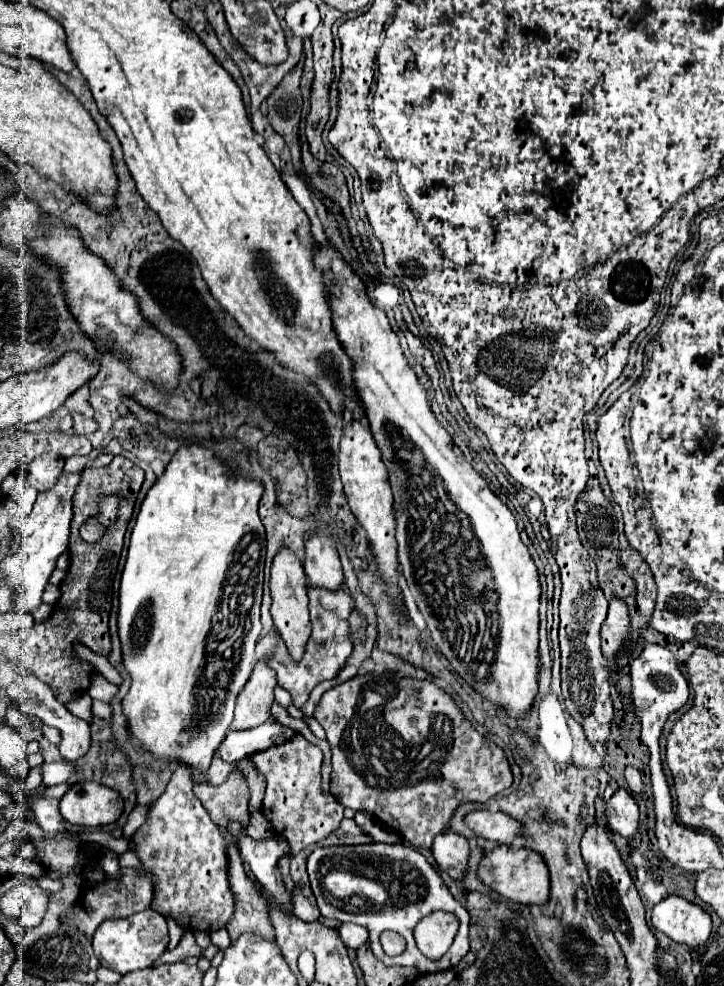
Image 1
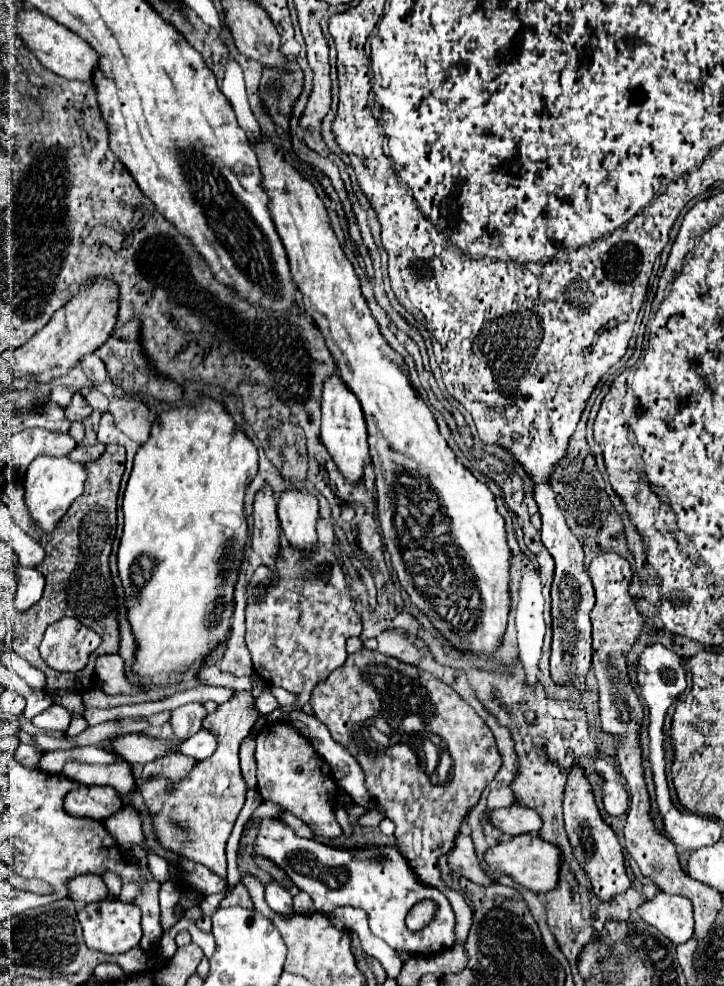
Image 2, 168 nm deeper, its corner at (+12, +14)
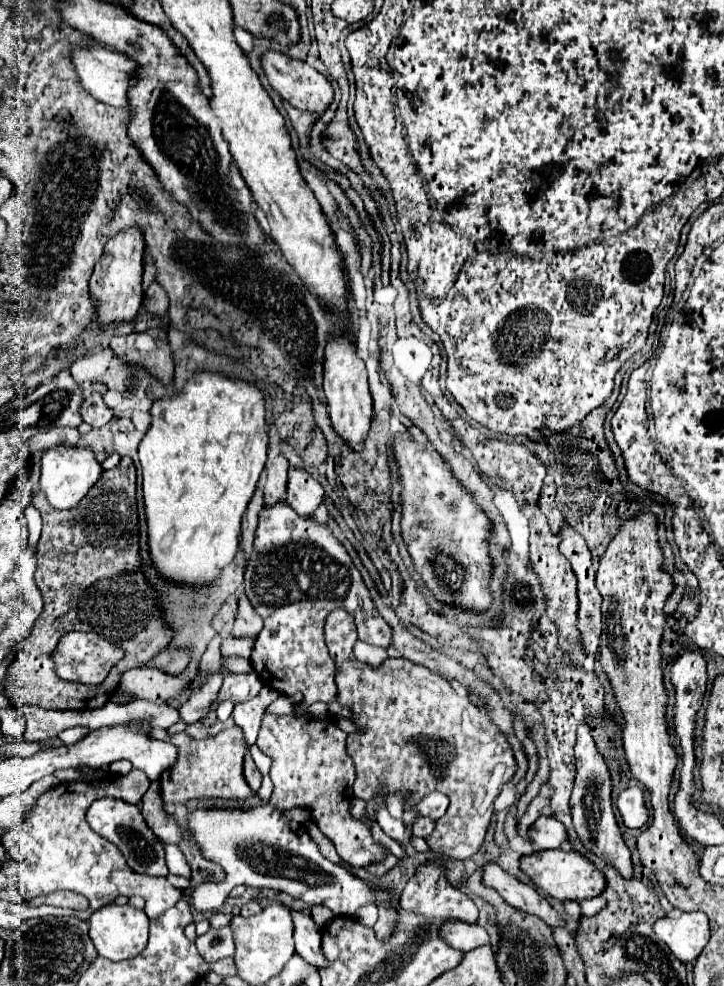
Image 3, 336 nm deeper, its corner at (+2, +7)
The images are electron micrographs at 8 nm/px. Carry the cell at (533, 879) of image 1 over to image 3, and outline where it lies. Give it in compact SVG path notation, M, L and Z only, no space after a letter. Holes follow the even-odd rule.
M552 849L552 851L538 851L534 855L526 855L520 859L522 871L532 879L536 887L540 887L546 895L558 901L582 901L582 899L594 899L606 889L606 879L604 875L596 869L596 865L576 853L576 851L562 851L562 849Z

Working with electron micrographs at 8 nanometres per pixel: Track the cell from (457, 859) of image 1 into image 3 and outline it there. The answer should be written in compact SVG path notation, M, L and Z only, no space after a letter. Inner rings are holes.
M496 863L484 865L484 885L494 887L508 905L538 915L548 927L562 927L562 917L558 911L532 885L518 881L514 875L502 871Z

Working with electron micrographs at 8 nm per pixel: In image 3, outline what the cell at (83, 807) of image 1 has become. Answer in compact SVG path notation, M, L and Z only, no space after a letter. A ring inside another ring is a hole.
M110 797L98 799L94 803L94 807L88 809L86 819L88 819L90 827L98 835L102 835L104 839L108 839L116 847L120 847L120 851L124 853L124 859L126 859L126 863L128 863L128 867L132 871L142 873L142 875L154 875L154 877L166 877L168 875L168 867L166 867L166 861L164 861L162 841L146 825L146 821L144 821L138 805L126 803L122 799L110 799ZM136 853L142 853L142 855L136 855Z

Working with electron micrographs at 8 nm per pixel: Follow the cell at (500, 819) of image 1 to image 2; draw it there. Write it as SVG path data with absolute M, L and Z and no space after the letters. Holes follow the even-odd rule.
M512 804L512 806L500 808L500 810L492 810L488 814L488 820L492 826L496 826L504 834L512 834L512 836L526 834L526 832L528 834L538 832L542 826L540 816L534 810L520 806L520 804Z

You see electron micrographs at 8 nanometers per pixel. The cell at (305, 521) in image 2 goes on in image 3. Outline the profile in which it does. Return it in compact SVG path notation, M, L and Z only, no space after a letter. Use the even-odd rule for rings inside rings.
M304 467L290 469L286 501L290 503L290 507L294 507L294 511L298 511L298 515L302 517L312 515L316 507L322 503L322 499L324 499L322 485Z

